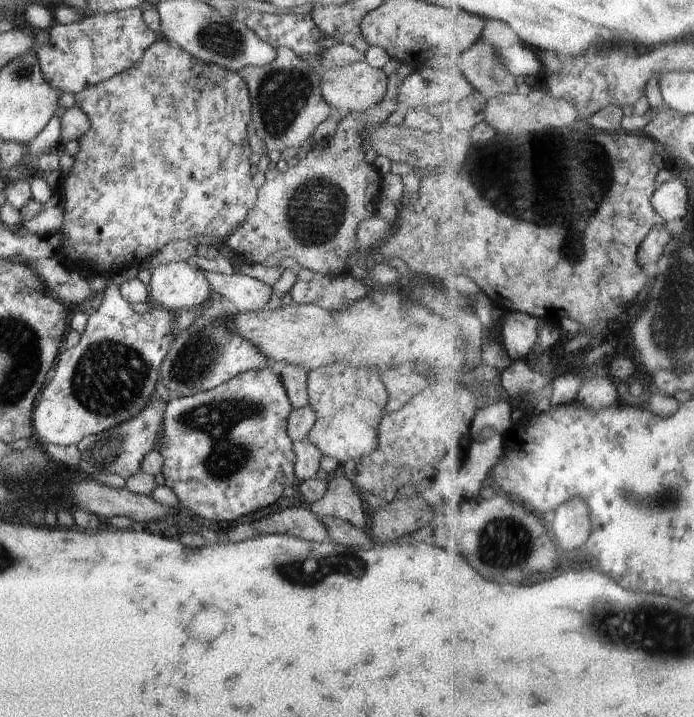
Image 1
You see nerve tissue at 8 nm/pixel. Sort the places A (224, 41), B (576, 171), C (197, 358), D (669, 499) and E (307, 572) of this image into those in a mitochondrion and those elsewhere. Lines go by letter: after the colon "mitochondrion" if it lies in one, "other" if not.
A: mitochondrion
B: mitochondrion
C: mitochondrion
D: mitochondrion
E: mitochondrion

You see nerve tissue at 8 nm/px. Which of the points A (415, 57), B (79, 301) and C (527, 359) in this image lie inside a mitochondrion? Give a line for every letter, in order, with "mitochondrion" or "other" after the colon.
A: other
B: other
C: other

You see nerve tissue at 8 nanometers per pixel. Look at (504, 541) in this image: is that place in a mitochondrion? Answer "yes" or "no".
yes

